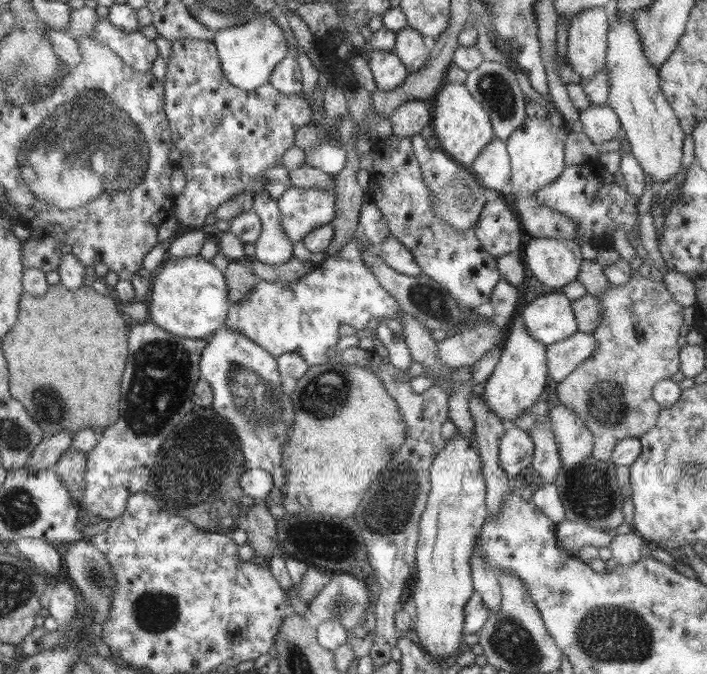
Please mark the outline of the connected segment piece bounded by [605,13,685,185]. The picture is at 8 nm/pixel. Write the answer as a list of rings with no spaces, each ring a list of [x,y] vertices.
[[[615,16],[608,26],[606,44],[606,68],[609,76],[608,106],[617,114],[620,125],[626,132],[631,153],[652,180],[664,184],[674,178],[681,166],[684,132],[672,107],[665,99],[659,85],[658,69],[646,59],[642,51],[640,35],[634,25],[634,16]]]

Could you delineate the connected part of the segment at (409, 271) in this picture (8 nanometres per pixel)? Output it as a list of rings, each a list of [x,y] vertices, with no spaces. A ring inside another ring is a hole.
[[[391,234],[381,242],[381,251],[384,264],[395,272],[406,276],[418,276],[422,274],[420,266],[415,261],[413,254]]]

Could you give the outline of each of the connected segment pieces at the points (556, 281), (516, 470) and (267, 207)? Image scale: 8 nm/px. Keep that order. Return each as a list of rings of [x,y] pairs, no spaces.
[[[532,237],[522,261],[544,286],[558,289],[577,279],[583,262],[581,247],[574,240]]]
[[[506,421],[505,433],[499,442],[498,464],[510,480],[527,476],[534,449],[535,444],[528,432]]]
[[[263,189],[253,196],[252,210],[262,223],[260,236],[255,240],[255,256],[264,264],[280,266],[293,257],[292,242],[281,227],[281,214],[276,199]]]

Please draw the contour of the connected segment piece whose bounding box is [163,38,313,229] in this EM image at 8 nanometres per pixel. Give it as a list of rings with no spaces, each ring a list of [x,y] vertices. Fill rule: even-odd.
[[[183,38],[173,43],[163,82],[164,110],[169,121],[172,144],[181,150],[177,166],[186,176],[183,192],[175,197],[174,217],[182,229],[200,228],[206,216],[215,212],[220,204],[230,202],[238,193],[252,193],[252,186],[261,178],[262,172],[282,164],[284,152],[295,146],[296,131],[309,124],[313,110],[302,92],[282,94],[269,81],[248,91],[228,82],[213,41]]]

